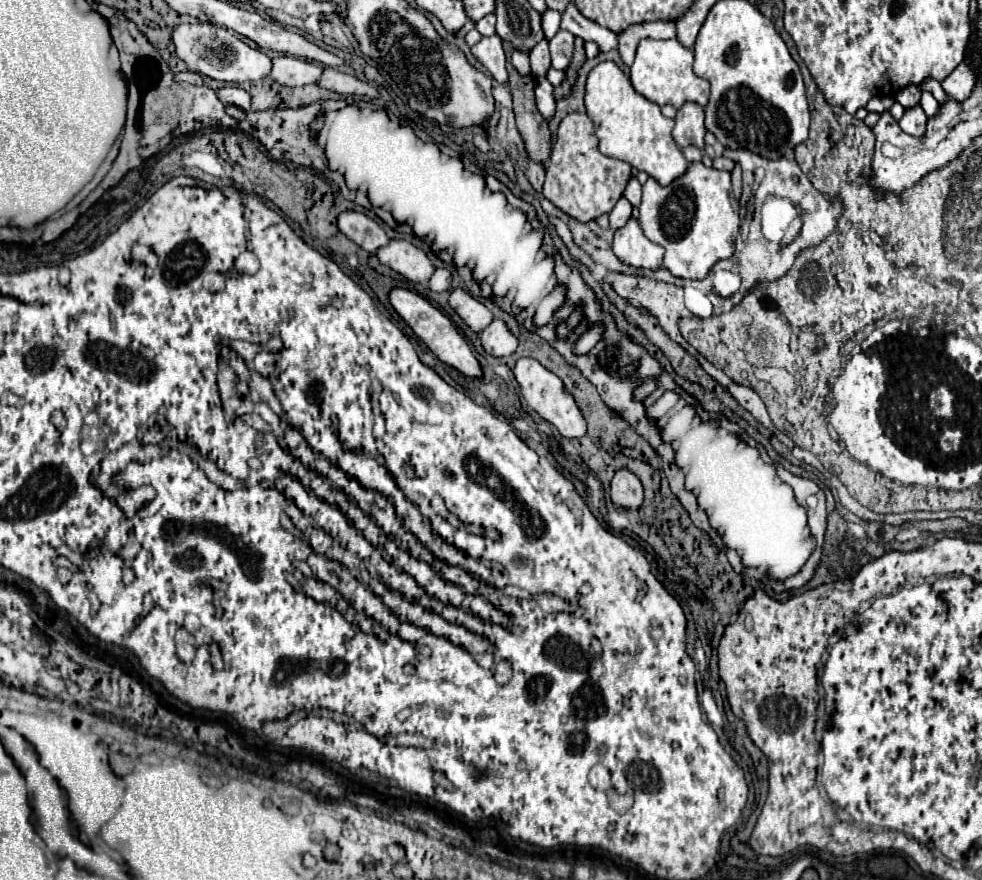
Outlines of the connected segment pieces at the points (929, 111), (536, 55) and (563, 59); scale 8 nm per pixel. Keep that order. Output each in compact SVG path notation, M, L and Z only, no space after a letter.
M924 91L924 93L922 93L922 99L920 99L920 107L924 109L924 113L926 113L928 117L932 117L932 115L936 115L936 109L940 107L940 103L932 97L932 93Z
M542 39L536 43L536 47L530 51L530 65L532 65L532 75L544 77L546 71L550 69L550 57L548 57L548 39Z
M558 31L550 39L550 57L552 57L552 67L564 71L572 59L572 49L574 49L574 35L568 31Z

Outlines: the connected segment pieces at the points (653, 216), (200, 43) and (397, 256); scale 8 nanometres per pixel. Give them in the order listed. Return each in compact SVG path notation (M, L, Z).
M700 161L688 163L688 169L684 175L680 175L674 183L662 187L656 179L648 177L648 181L642 185L642 203L640 203L640 217L638 223L644 231L644 235L662 245L666 249L664 253L664 267L674 277L684 279L704 279L710 267L720 261L728 259L734 253L734 241L740 233L740 219L738 219L738 201L732 195L730 187L730 173L718 171L714 167L704 167Z
M212 23L178 25L172 33L172 39L176 45L176 55L188 65L190 71L202 73L202 75L222 81L222 83L262 81L272 71L272 59L264 51L248 45L232 31L228 31L224 27L216 27Z
M392 239L378 251L378 259L412 283L428 283L434 273L434 265L426 253L404 239Z

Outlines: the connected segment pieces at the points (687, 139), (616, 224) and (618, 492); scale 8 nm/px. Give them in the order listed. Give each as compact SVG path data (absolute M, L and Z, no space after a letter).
M684 103L676 113L676 127L672 131L674 141L680 147L696 145L698 149L704 149L704 109L696 103Z
M626 197L618 199L618 203L614 205L614 209L610 211L610 229L620 229L626 225L626 221L632 215L632 205Z
M620 469L612 479L610 499L614 505L624 509L638 509L644 501L644 491L640 479L628 469Z

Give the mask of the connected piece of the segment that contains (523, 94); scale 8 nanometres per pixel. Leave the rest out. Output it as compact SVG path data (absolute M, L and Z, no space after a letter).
M508 61L508 73L510 81L508 87L514 97L514 113L516 113L516 125L524 139L528 157L544 163L550 157L552 141L550 141L550 129L546 119L536 109L534 101L534 81L530 77L522 77Z

